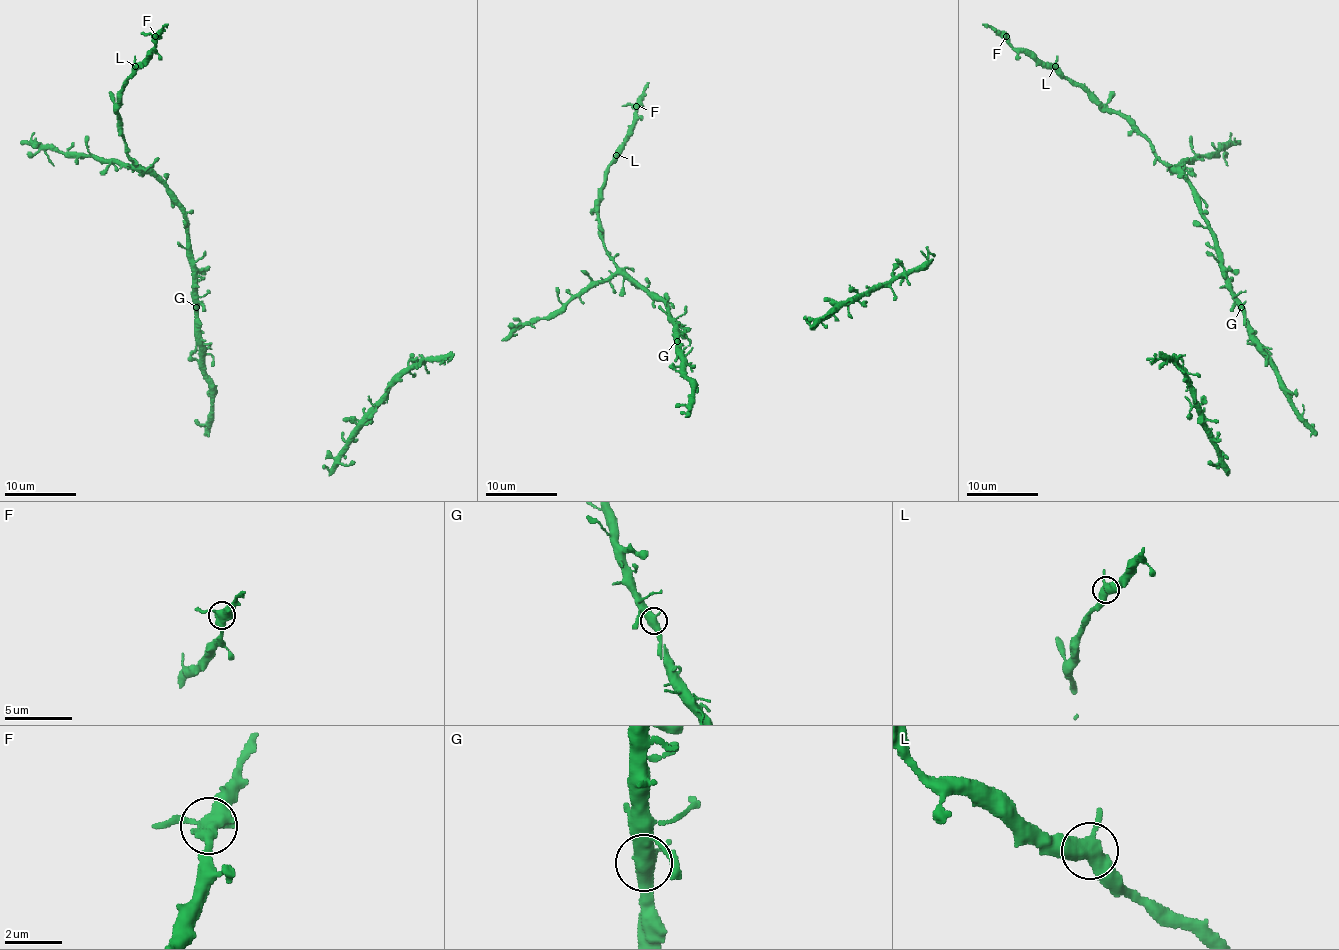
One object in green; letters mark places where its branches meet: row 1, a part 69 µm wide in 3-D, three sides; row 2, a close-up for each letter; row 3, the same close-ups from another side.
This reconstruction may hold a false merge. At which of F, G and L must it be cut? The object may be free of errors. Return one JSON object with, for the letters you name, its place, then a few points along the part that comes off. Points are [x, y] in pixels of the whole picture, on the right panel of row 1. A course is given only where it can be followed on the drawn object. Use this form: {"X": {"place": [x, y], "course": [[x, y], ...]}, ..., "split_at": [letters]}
{"split_at": []}

